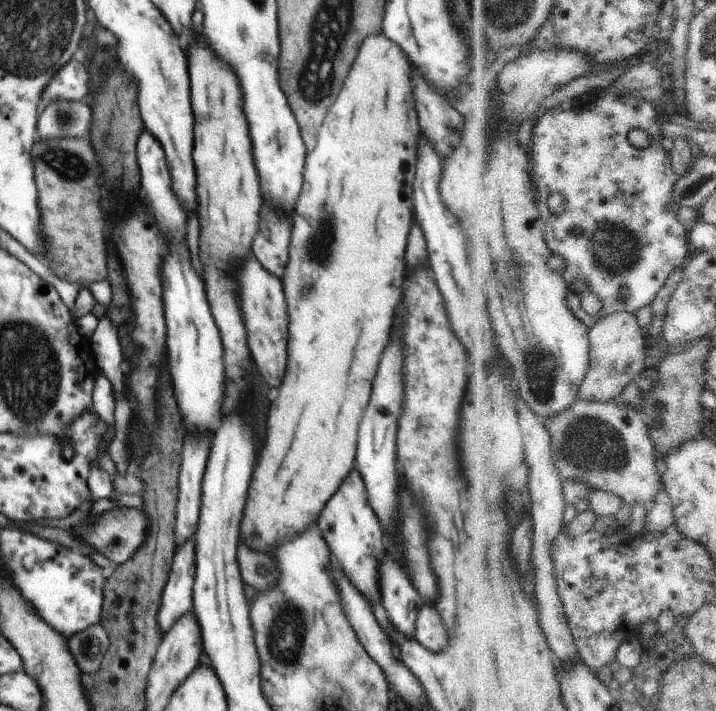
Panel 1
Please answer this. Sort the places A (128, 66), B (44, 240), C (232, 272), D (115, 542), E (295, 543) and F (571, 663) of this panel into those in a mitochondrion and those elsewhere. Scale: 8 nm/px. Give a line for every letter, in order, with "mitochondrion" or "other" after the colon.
A: other
B: other
C: other
D: other
E: other
F: other

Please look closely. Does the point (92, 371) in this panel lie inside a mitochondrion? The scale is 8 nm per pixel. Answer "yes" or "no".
no

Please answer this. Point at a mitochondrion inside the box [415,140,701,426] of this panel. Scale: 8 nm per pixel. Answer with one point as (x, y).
(614, 250)

